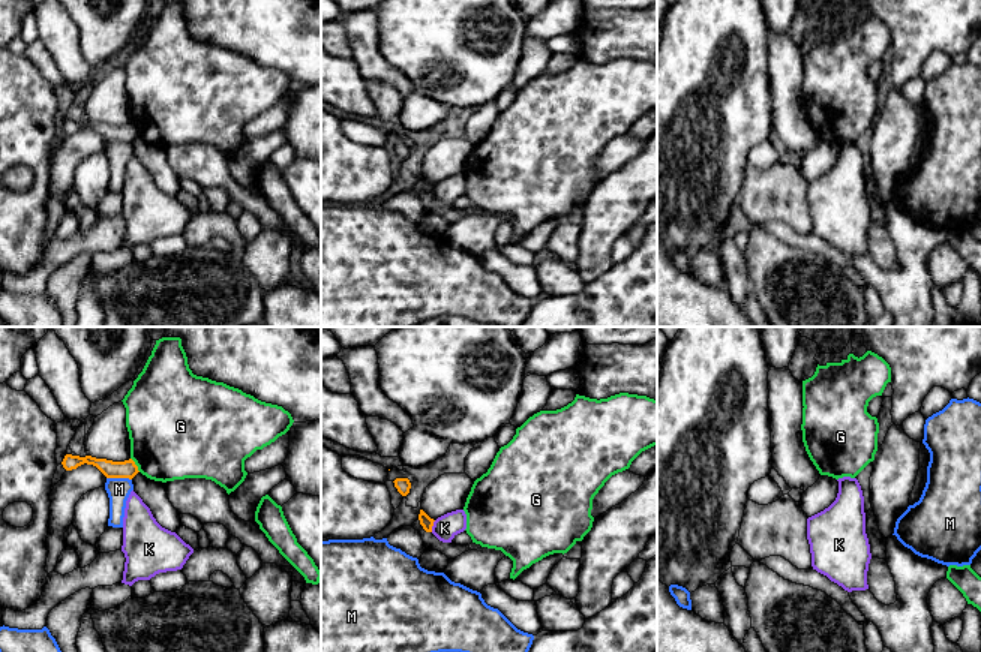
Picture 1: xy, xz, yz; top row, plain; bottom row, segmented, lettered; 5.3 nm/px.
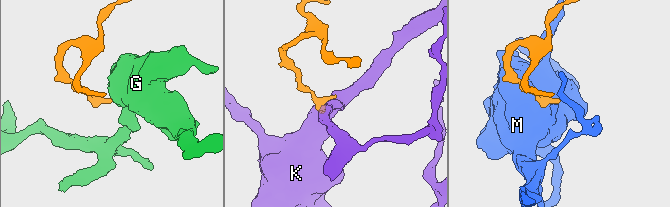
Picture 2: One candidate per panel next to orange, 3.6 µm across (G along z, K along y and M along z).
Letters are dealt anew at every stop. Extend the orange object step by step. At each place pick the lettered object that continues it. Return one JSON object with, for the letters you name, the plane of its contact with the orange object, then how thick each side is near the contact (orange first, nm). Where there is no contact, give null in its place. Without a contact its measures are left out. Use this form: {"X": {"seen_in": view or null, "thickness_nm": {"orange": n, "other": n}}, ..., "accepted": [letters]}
{"accepted": []}

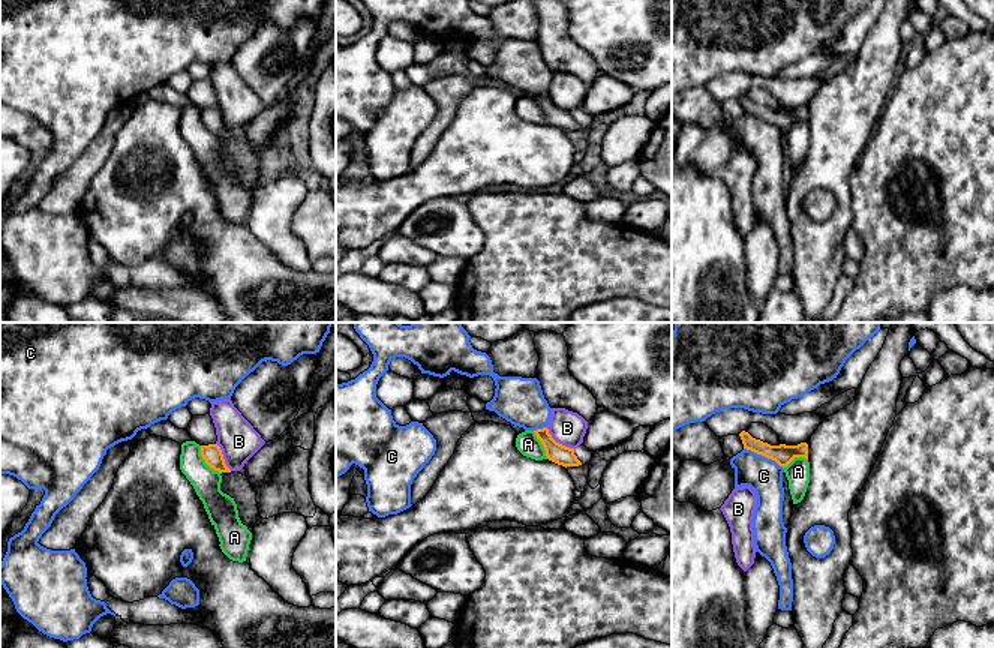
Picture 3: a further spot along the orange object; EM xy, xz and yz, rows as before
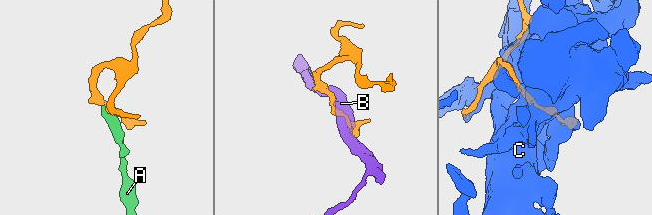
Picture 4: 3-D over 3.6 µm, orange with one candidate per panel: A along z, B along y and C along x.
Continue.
{"accepted": []}

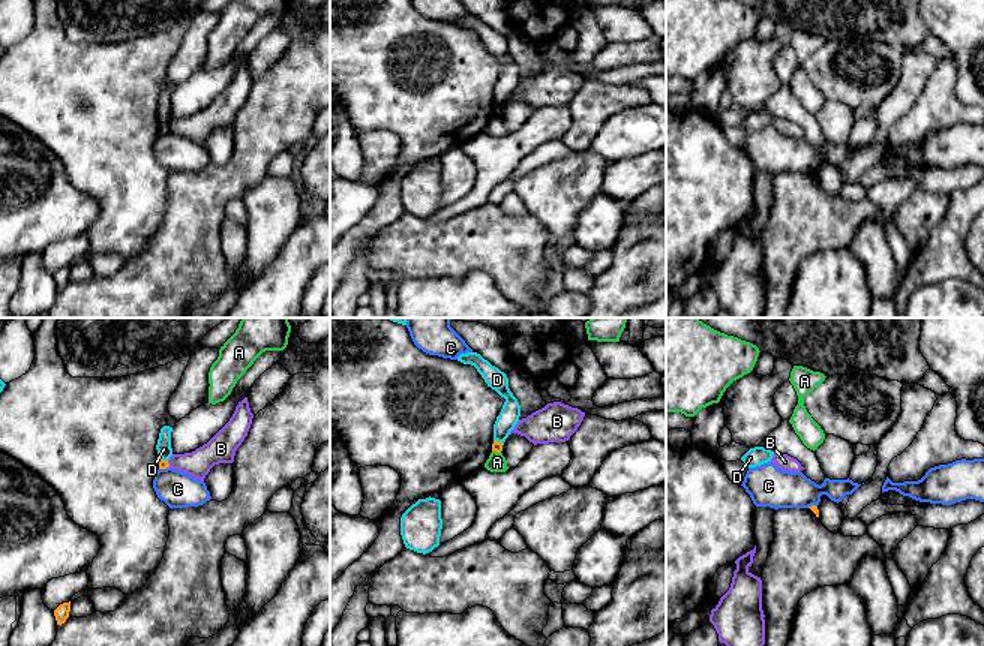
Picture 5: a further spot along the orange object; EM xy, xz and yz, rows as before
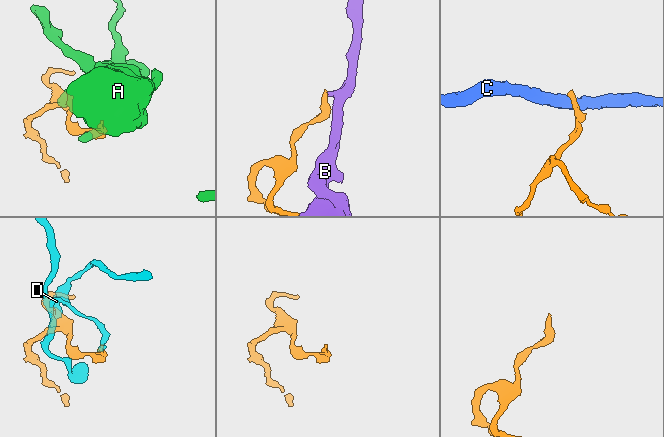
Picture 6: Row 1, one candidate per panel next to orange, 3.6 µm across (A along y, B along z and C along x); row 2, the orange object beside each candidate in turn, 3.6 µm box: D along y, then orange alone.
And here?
{"accepted": []}

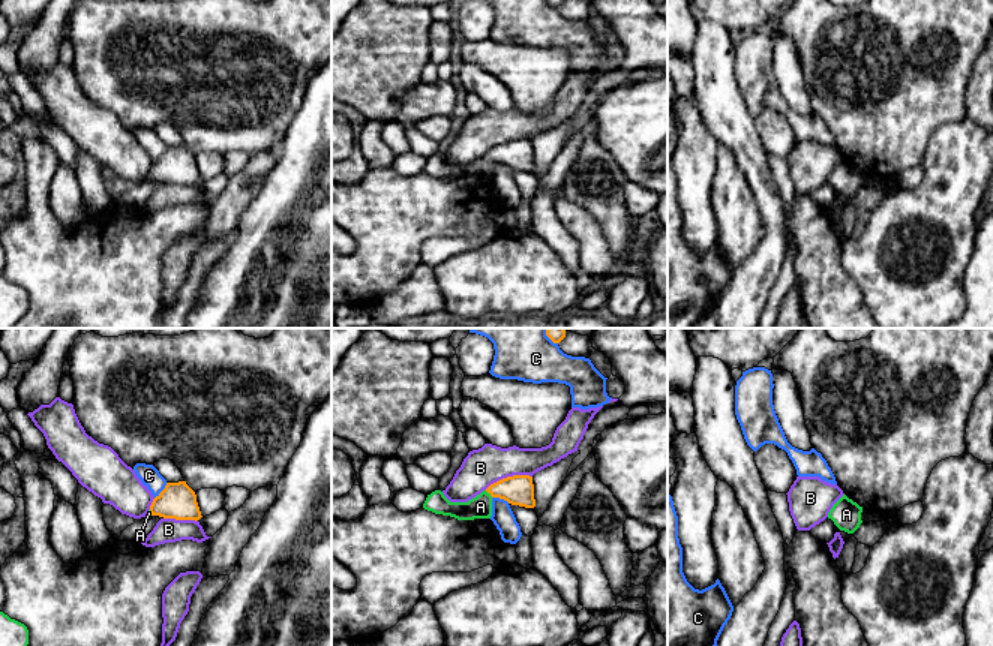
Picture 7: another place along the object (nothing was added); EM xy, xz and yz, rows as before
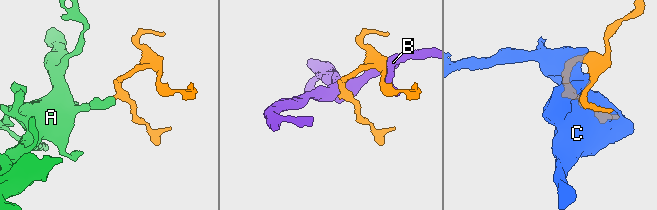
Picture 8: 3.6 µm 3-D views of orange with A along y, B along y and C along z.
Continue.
{"A": {"seen_in": "xz", "thickness_nm": {"orange": 160, "other": 130}}, "accepted": ["A"]}

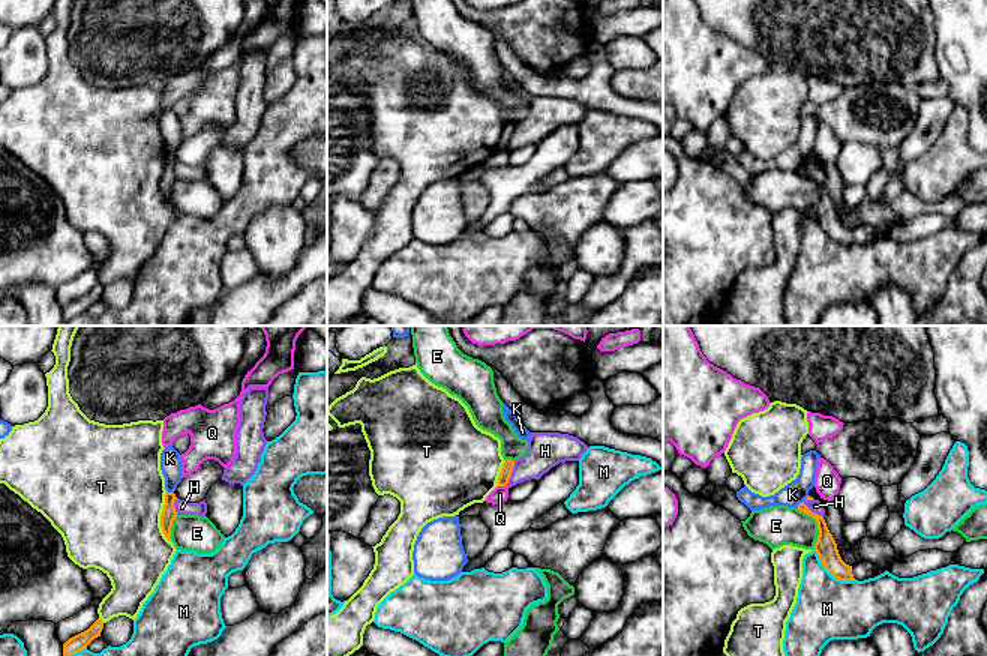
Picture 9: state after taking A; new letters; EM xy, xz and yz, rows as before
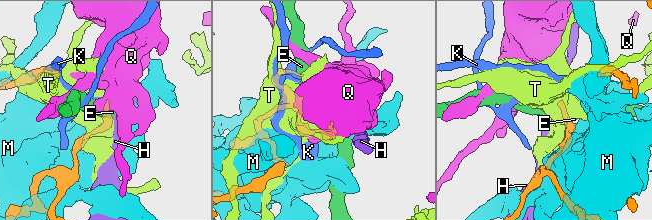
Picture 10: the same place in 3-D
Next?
{"accepted": []}

